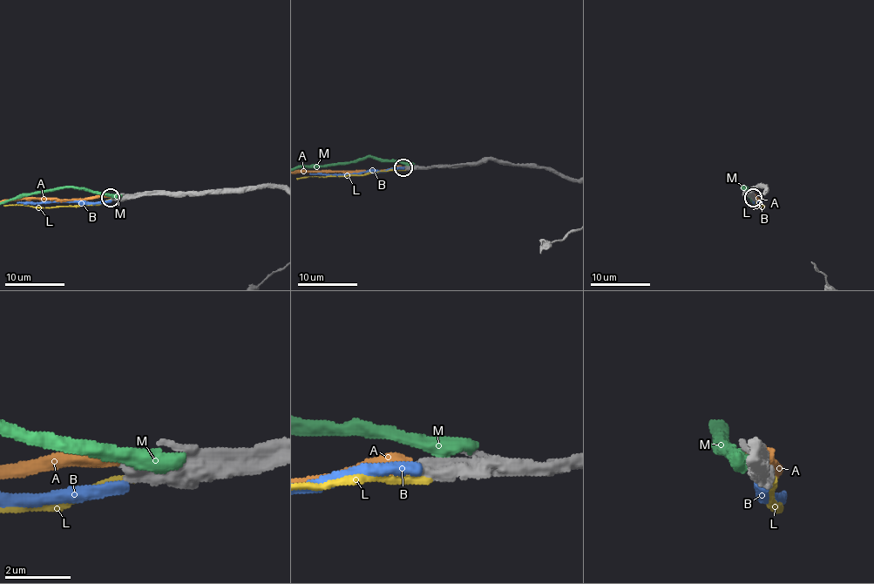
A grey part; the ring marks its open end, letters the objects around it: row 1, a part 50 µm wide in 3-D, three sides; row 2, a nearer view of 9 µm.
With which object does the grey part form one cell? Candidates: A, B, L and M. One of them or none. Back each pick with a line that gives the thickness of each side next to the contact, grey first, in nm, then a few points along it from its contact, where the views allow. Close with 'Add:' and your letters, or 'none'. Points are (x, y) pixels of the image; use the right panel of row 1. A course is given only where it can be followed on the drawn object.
Add: none

